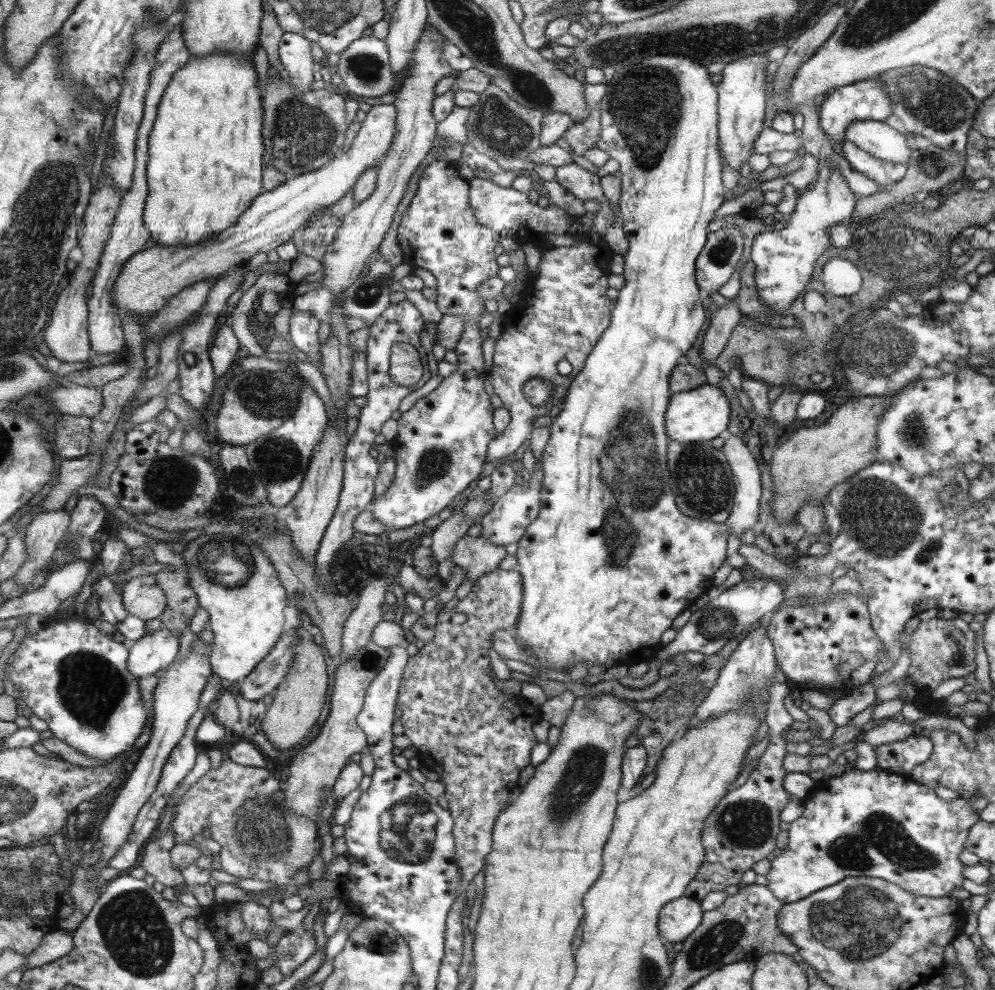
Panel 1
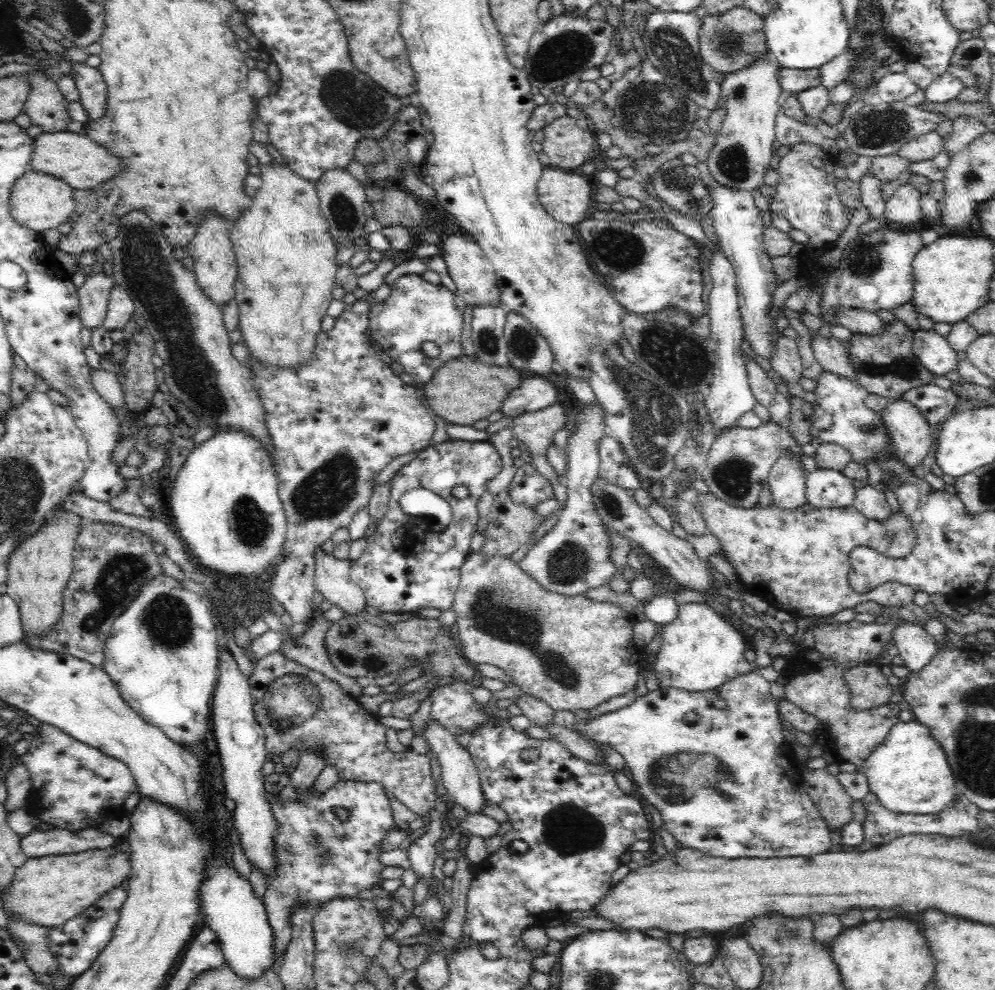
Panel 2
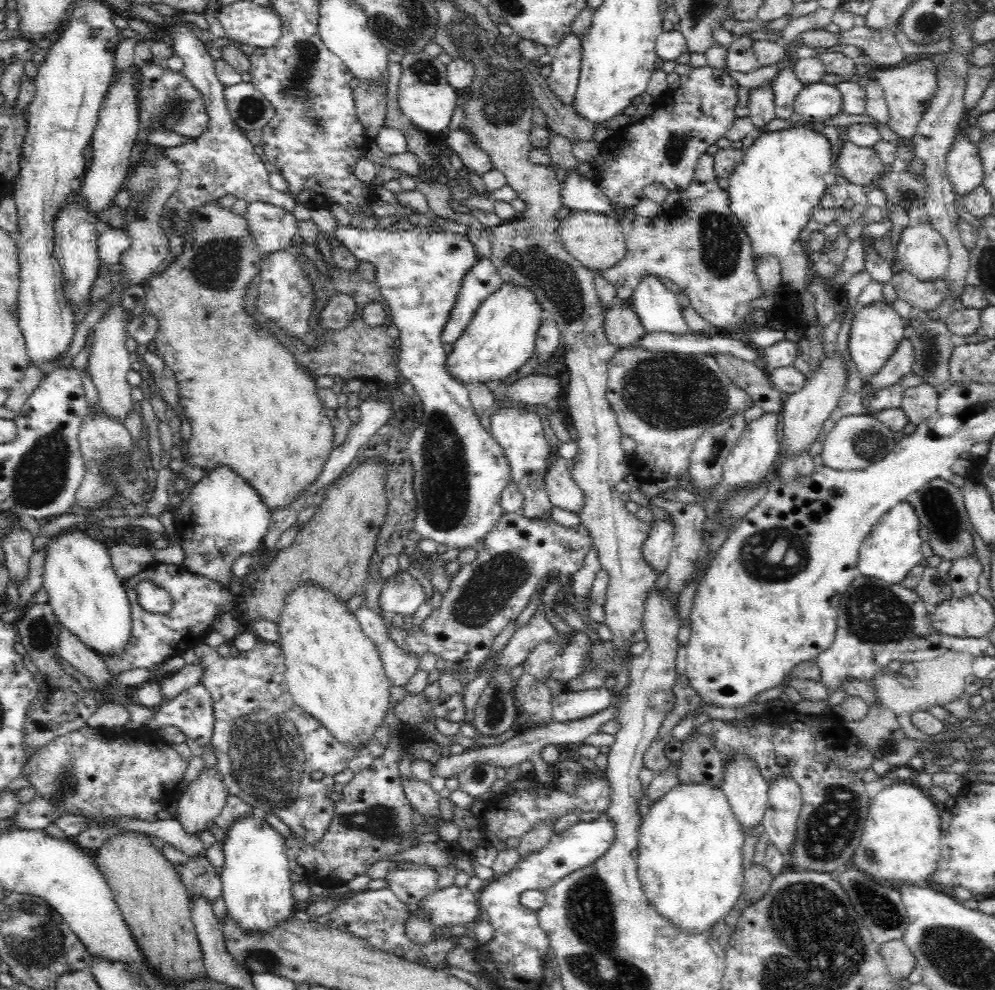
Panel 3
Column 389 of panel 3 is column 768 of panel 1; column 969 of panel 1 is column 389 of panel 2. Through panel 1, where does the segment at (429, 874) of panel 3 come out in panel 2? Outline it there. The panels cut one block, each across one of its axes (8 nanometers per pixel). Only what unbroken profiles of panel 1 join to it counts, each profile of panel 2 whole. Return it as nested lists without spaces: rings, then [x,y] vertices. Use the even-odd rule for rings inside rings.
[[[339,780],[325,790],[321,797],[310,796],[306,800],[280,799],[276,793],[267,793],[265,799],[269,802],[269,808],[276,819],[276,834],[272,840],[273,852],[275,852],[276,868],[272,876],[266,879],[266,891],[264,893],[264,907],[268,912],[268,921],[274,931],[276,956],[279,962],[272,971],[279,972],[282,967],[286,946],[292,938],[292,908],[296,906],[311,906],[318,908],[336,898],[356,898],[360,890],[368,890],[372,886],[381,887],[382,870],[384,865],[380,863],[378,856],[382,854],[380,844],[388,836],[392,829],[396,828],[395,816],[390,807],[391,800],[386,797],[386,790],[376,782],[358,782],[352,780]],[[336,808],[346,808],[350,812],[348,820],[342,822],[336,816]]]

